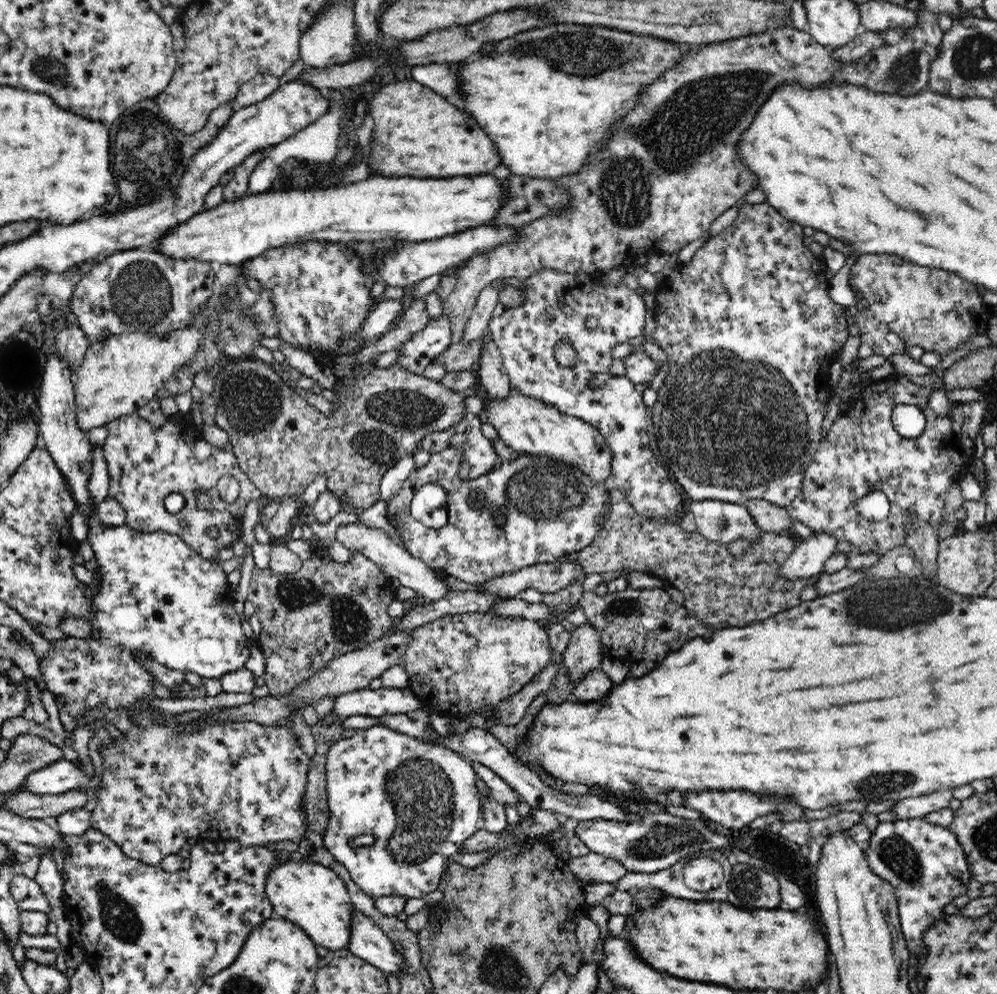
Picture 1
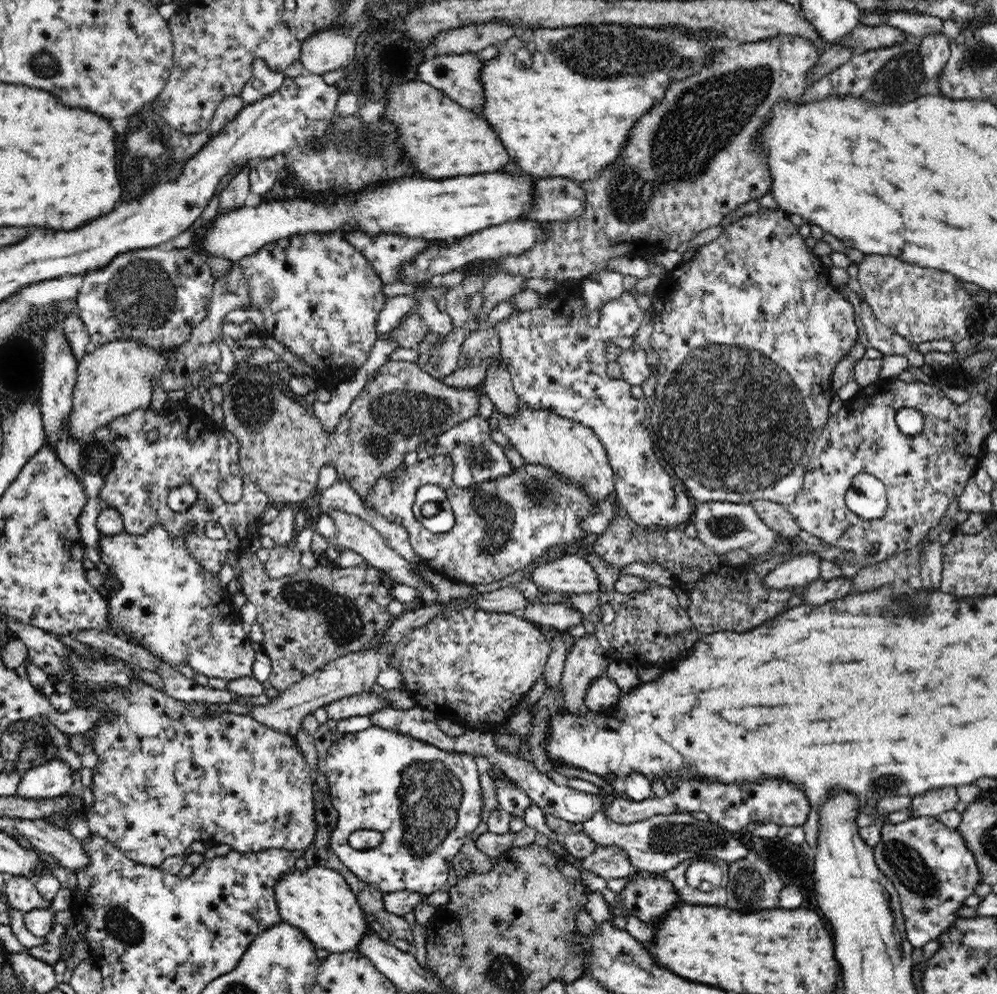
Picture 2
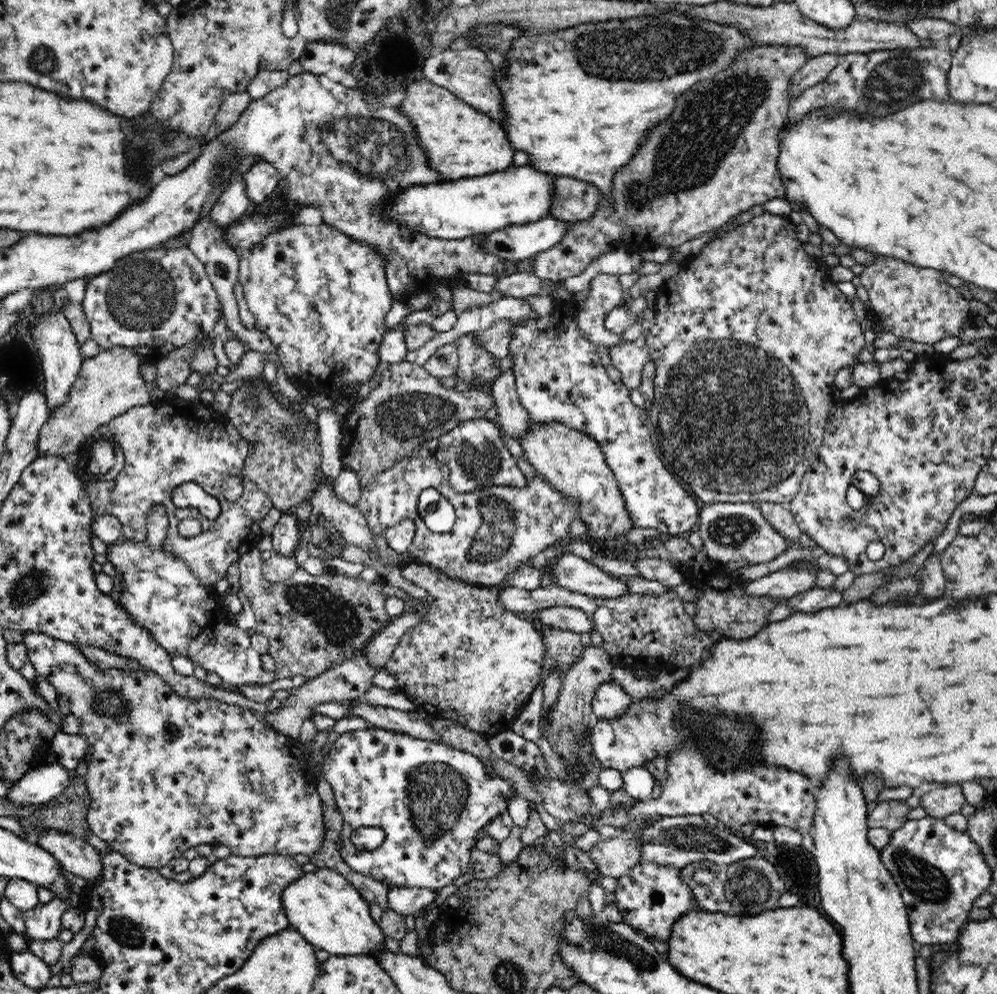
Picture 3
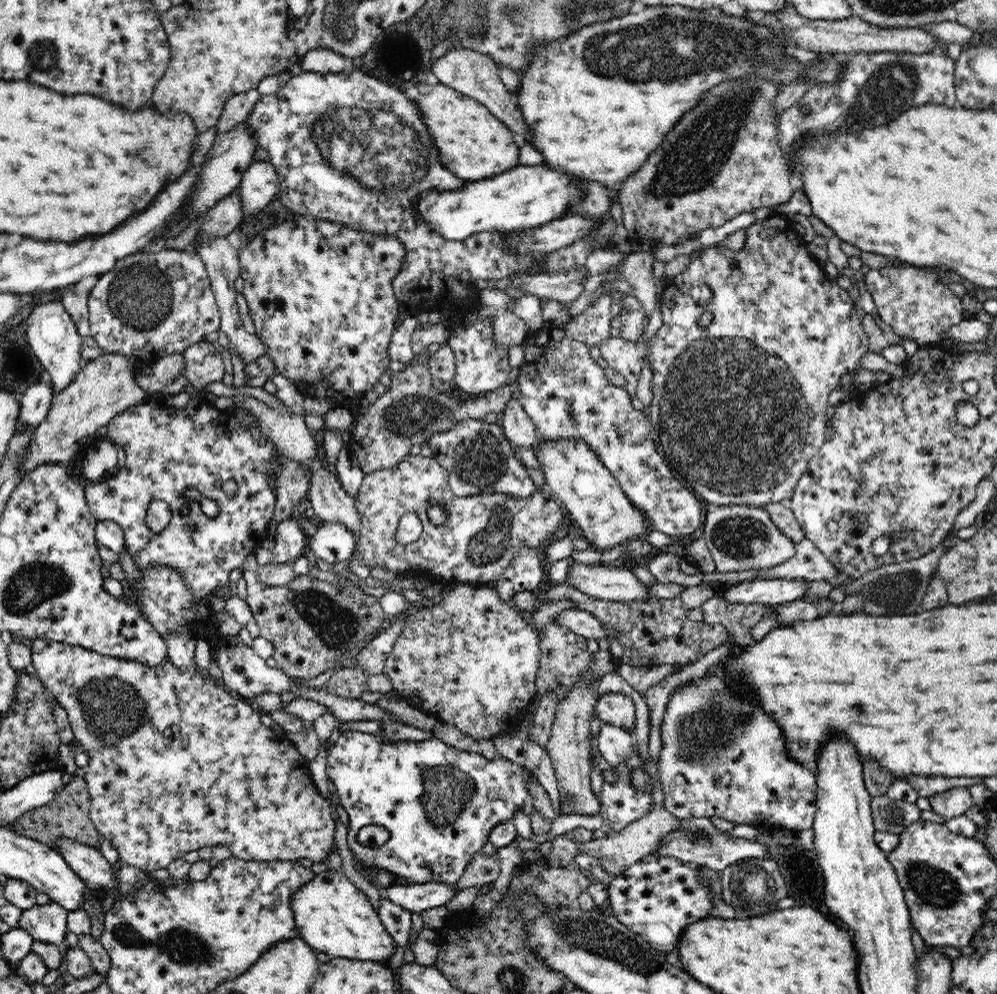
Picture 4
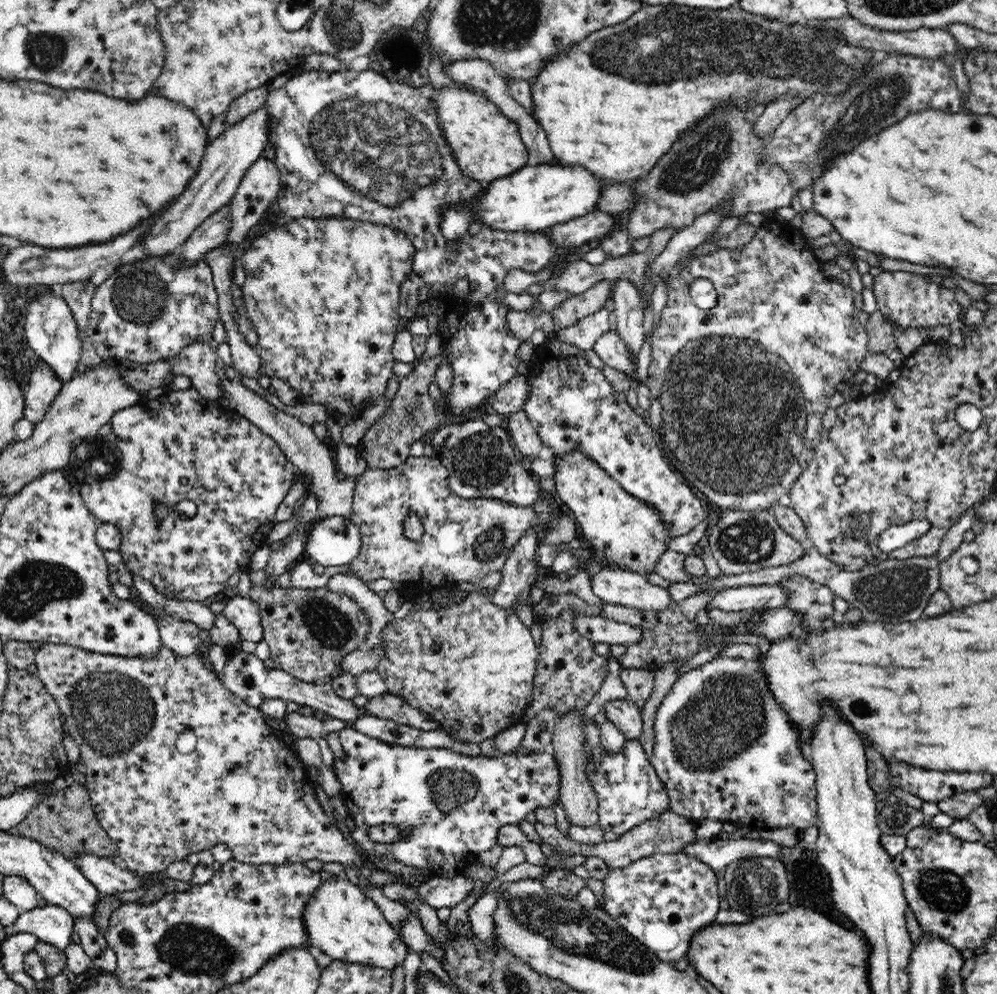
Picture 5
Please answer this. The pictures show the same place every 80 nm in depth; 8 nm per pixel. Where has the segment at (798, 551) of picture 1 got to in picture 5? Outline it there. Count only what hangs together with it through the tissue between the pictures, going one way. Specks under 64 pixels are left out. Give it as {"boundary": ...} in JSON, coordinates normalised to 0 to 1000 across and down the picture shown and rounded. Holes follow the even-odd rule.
{"boundary":[[[765,588],[762,590],[741,590],[721,594],[706,612],[722,613],[728,616],[759,614],[761,617],[775,612],[786,611],[790,597],[784,589]]]}

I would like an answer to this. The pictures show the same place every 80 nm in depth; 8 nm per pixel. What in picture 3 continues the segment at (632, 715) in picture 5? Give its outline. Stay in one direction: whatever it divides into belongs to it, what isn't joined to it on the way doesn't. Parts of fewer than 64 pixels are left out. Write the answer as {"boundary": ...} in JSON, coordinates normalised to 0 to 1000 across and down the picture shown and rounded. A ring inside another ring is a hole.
{"boundary":[[[614,684],[604,687],[597,698],[594,712],[596,719],[602,724],[619,724],[627,719],[634,702]]]}

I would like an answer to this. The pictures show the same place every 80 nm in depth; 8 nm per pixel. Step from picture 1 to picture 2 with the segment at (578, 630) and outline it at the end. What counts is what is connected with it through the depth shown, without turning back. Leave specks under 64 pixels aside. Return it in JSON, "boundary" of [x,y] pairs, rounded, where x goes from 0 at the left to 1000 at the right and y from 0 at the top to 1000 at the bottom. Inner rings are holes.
{"boundary":[[[590,637],[578,643],[569,656],[563,687],[566,712],[572,714],[571,719],[588,720],[591,717],[586,701],[594,686],[609,678],[611,666],[606,662],[606,655],[597,639]]]}

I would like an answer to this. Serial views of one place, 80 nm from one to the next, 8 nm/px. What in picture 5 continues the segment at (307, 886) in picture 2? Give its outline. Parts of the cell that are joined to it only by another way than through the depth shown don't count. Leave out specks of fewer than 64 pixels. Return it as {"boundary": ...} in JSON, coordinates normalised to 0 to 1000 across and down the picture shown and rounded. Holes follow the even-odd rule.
{"boundary":[[[341,880],[323,887],[323,893],[305,918],[305,929],[312,952],[335,967],[361,969],[393,978],[397,972],[403,972],[408,961],[409,951],[404,942],[387,928],[379,910],[359,890]]]}

